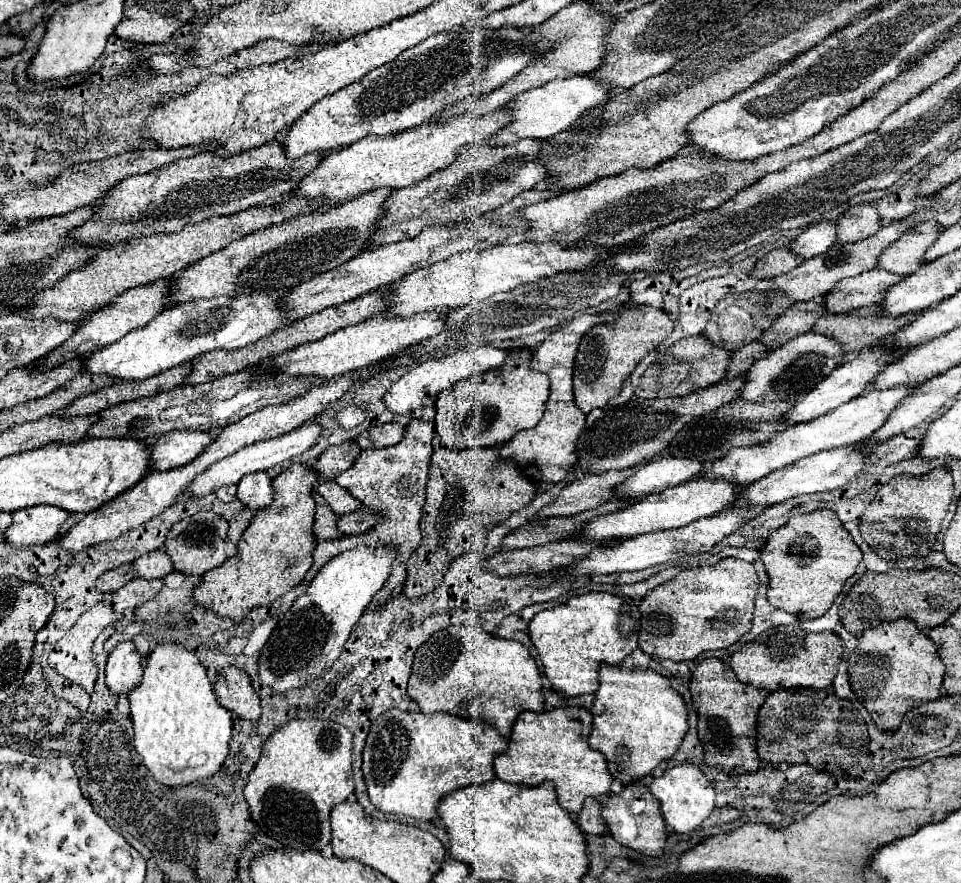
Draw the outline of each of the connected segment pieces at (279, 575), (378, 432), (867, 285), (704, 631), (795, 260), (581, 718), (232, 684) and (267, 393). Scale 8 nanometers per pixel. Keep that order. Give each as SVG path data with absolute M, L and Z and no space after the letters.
M292 464L278 474L272 480L272 504L254 514L238 542L238 554L202 576L202 582L192 592L192 602L238 624L250 610L270 606L276 598L298 586L312 566L312 552L316 546L316 538L310 534L314 522L314 500L310 494L316 482L318 474L304 464Z
M388 422L388 424L382 424L378 428L370 428L362 434L358 434L354 438L354 442L366 450L366 448L388 448L388 446L394 446L402 440L402 434L404 434L404 426L400 422Z
M874 268L866 274L858 274L854 278L842 280L826 296L826 308L828 312L838 314L838 312L850 312L862 306L880 304L888 288L898 284L902 278L904 278L902 274L892 274L882 268Z
M724 558L714 566L700 566L700 568L688 568L676 574L670 582L654 588L642 602L642 628L640 628L640 640L638 646L642 652L650 654L652 658L666 658L674 662L682 660L694 660L702 652L728 648L736 644L752 626L752 612L754 612L754 598L758 590L758 574L750 562L736 560L736 558Z
M778 248L778 250L768 252L762 260L758 260L754 268L754 276L756 278L776 278L800 266L800 262L802 258L798 258L790 248Z
M556 708L550 712L540 712L540 714L522 712L516 718L516 724L512 728L508 750L502 756L496 756L494 760L494 772L502 782L508 782L508 784L540 786L544 780L552 780L558 794L558 804L568 812L580 812L586 798L598 798L598 796L610 794L610 784L612 784L606 758L590 750L586 742L590 736L590 730L592 730L592 714L584 708Z
M234 666L224 668L218 674L218 682L214 686L218 702L230 710L236 718L258 722L260 718L260 698L250 684L250 678L244 670Z
M248 368L244 372L236 372L234 376L222 376L206 384L188 386L188 388L178 386L174 390L140 398L134 402L110 406L98 414L100 418L90 426L86 438L152 440L154 436L170 430L212 430L216 426L226 426L234 420L240 420L250 412L262 410L268 404L290 402L290 398L298 398L302 390L310 390L312 386L314 386L312 378L308 378L306 382L298 382L298 378L258 378L256 370Z

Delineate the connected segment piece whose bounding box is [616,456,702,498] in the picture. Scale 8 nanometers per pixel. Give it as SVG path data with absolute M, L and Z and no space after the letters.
M660 458L648 462L632 478L616 488L616 494L628 494L630 498L642 498L654 492L662 492L670 486L678 486L702 472L702 462L694 458Z

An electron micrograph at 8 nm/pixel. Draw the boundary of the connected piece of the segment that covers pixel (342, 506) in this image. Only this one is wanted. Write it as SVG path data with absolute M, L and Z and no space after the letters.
M332 480L330 482L318 482L316 492L322 494L322 498L328 502L328 506L334 510L336 516L350 514L350 512L360 508L360 502L356 498L352 498L342 486L338 486Z

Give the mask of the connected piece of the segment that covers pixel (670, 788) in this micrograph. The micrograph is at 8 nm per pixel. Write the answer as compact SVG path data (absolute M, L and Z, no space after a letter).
M680 764L680 766L666 770L664 776L654 778L650 792L660 802L660 810L662 810L666 824L678 834L692 832L714 810L714 786L706 780L706 776L694 764Z

